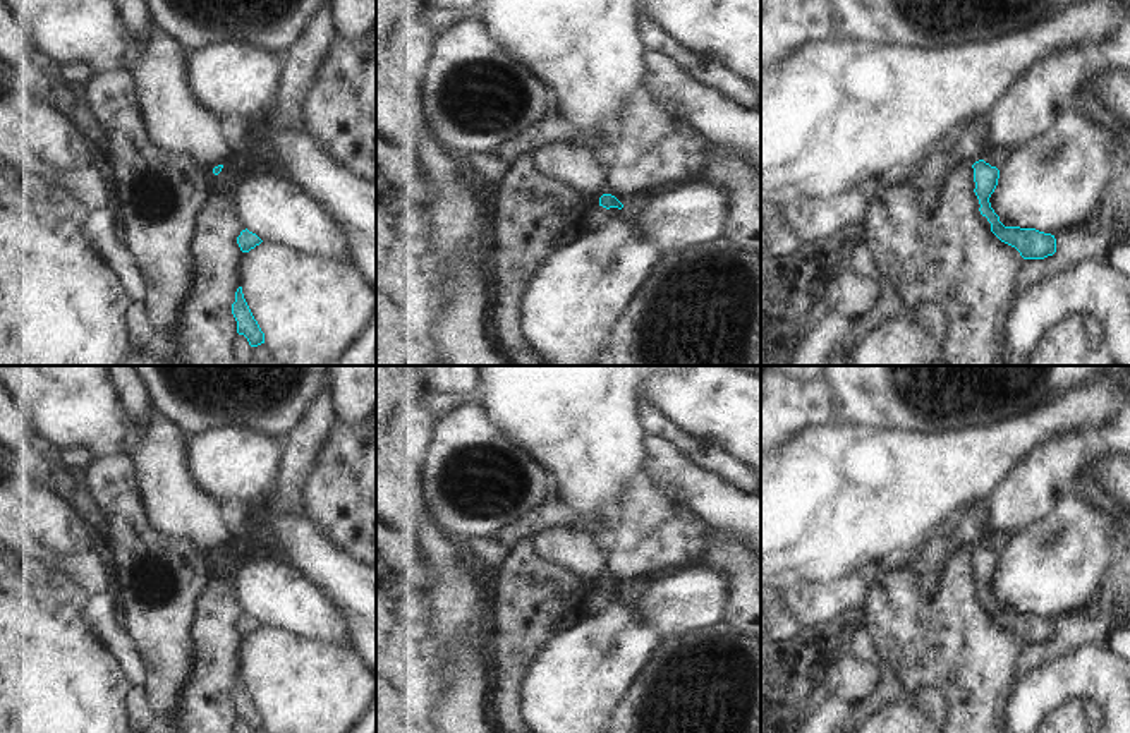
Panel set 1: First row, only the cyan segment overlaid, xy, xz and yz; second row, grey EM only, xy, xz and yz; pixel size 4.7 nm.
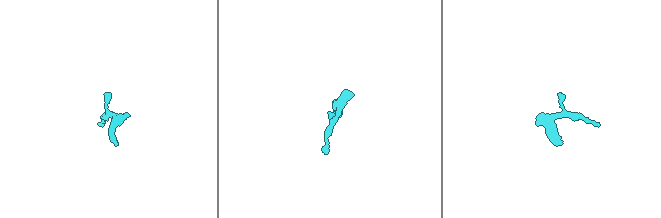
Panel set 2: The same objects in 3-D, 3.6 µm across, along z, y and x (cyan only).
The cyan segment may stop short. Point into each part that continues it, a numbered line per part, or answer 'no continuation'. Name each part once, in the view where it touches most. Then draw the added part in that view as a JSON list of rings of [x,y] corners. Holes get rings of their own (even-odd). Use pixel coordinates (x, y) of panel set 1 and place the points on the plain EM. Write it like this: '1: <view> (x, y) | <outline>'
no continuation

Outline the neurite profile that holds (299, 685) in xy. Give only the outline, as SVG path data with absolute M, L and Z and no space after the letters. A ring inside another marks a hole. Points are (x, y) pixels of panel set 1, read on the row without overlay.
M261 627L244 637L242 678L268 733L350 733L376 704L376 675L357 649L309 640L276 627Z

